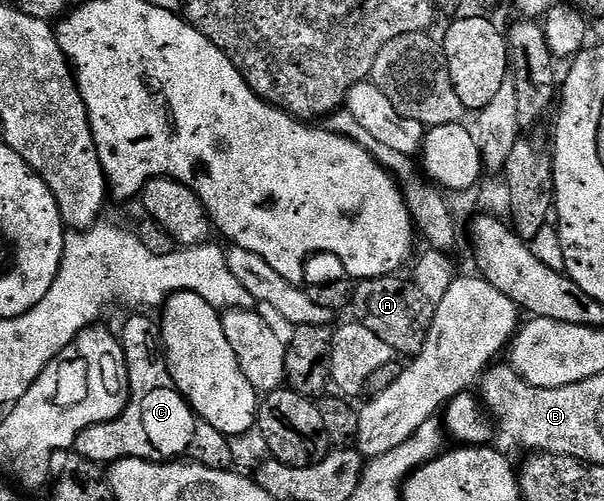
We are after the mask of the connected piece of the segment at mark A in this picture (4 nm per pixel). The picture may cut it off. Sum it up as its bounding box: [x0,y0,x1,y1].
[352,277,435,357]

